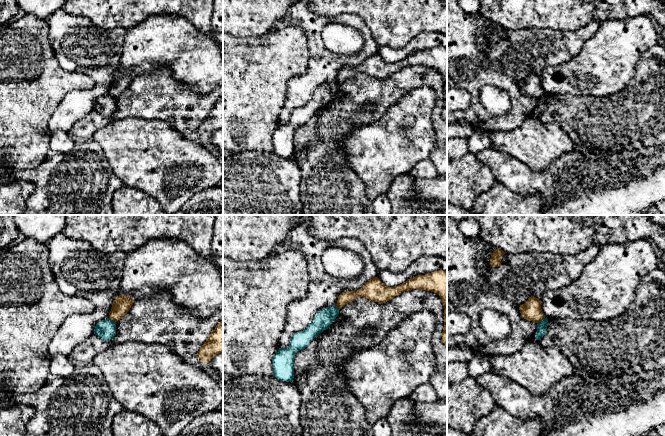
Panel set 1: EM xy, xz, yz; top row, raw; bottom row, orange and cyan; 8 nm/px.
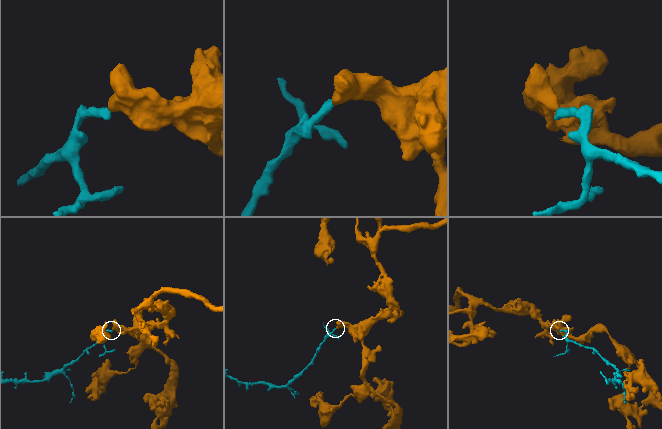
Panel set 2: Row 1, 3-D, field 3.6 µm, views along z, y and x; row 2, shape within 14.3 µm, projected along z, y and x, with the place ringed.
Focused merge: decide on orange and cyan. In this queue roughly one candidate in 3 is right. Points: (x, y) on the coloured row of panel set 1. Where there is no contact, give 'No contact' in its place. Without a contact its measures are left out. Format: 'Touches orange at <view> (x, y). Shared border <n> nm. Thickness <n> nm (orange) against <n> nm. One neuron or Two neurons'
Touches orange at yz (540, 320). Shared border 80 nm. Thickness 160 nm (orange) against 80 nm. Two neurons

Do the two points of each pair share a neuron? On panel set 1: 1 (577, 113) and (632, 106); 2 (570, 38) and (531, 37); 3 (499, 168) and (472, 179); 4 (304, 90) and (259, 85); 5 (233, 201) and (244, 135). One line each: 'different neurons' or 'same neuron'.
1: same neuron
2: same neuron
3: different neurons
4: different neurons
5: different neurons

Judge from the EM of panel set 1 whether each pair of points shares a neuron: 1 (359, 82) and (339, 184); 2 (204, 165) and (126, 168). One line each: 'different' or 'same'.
1: same
2: same

